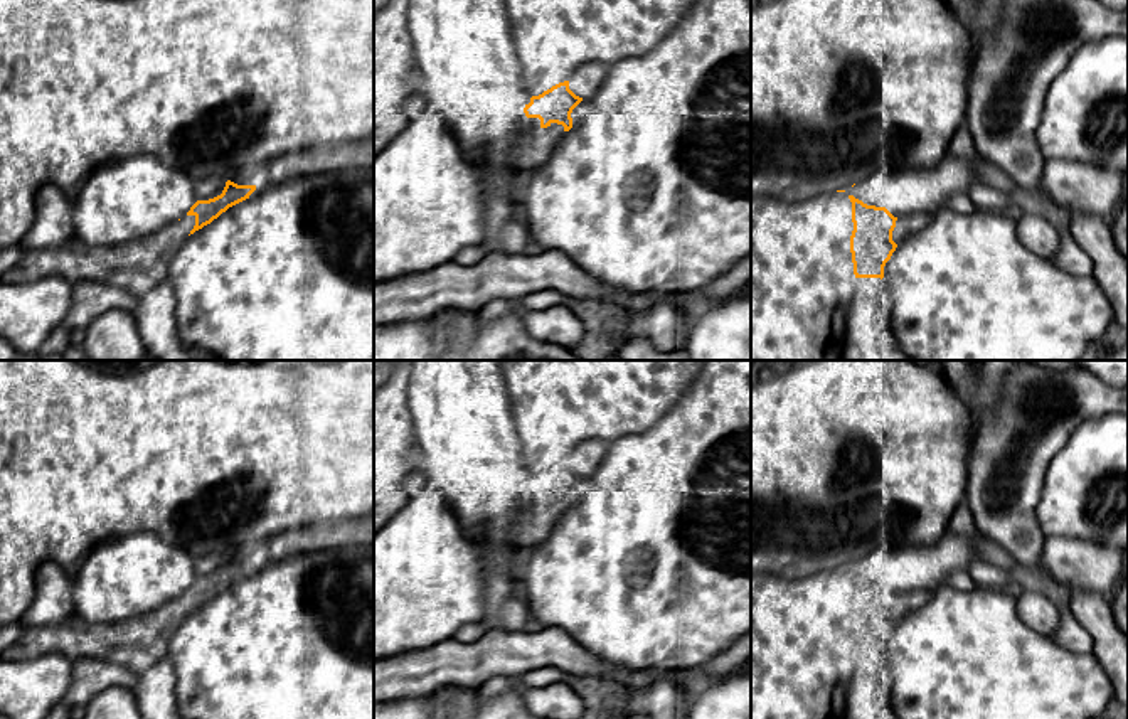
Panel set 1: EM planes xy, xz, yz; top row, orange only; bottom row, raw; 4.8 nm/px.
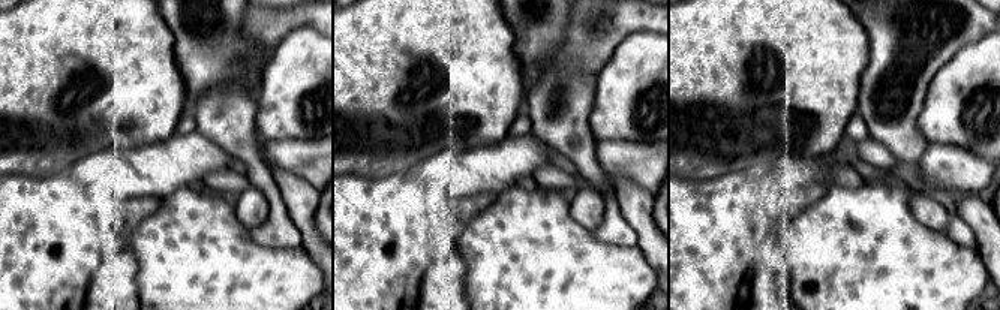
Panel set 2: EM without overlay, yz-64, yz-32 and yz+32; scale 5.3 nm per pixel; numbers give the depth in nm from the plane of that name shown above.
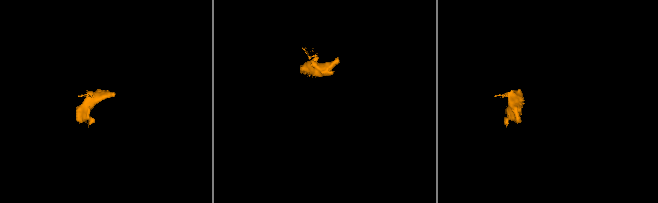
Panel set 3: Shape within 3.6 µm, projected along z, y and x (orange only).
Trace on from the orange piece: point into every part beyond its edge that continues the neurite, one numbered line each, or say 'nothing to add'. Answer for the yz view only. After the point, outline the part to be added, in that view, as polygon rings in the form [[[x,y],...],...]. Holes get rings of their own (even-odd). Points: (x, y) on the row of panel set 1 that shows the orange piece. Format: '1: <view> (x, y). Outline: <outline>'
1: yz (904, 226). Outline: [[[911,214],[911,216],[897,217],[896,227],[892,231],[892,241],[896,244],[902,242],[906,237],[928,226],[929,219],[931,216],[928,214]]]

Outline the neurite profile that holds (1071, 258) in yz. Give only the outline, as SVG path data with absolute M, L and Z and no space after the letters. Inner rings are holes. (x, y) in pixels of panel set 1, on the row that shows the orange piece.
M1069 229L1059 232L1061 244L1054 258L1049 261L1059 269L1074 276L1093 276L1094 264L1089 254L1074 241Z

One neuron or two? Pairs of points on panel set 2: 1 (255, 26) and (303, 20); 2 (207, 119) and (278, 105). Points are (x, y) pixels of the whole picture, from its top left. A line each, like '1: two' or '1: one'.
1: one
2: two

